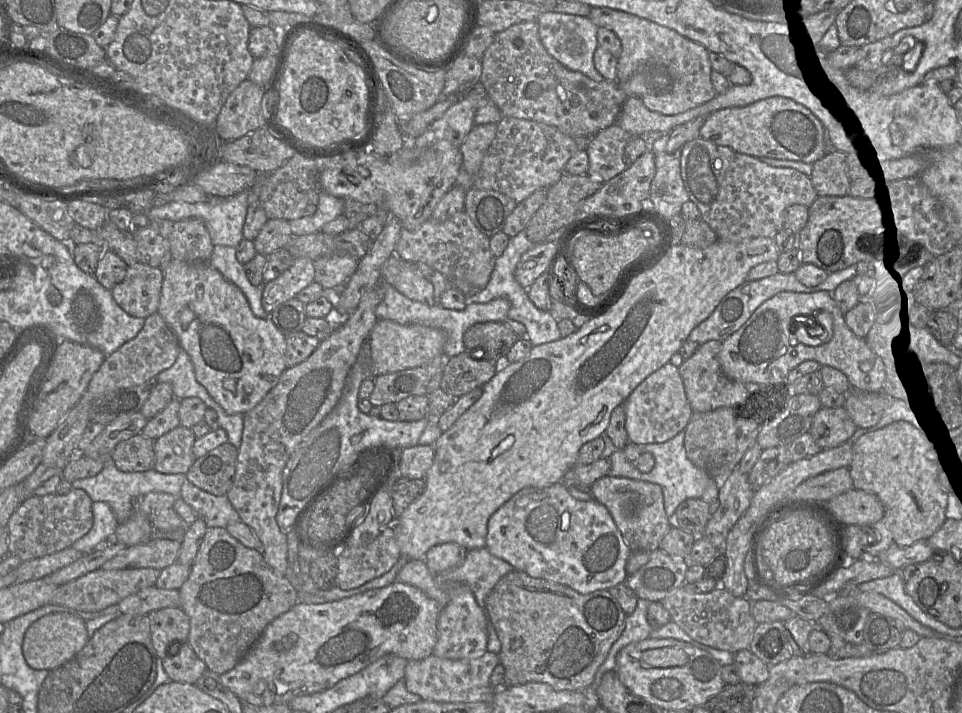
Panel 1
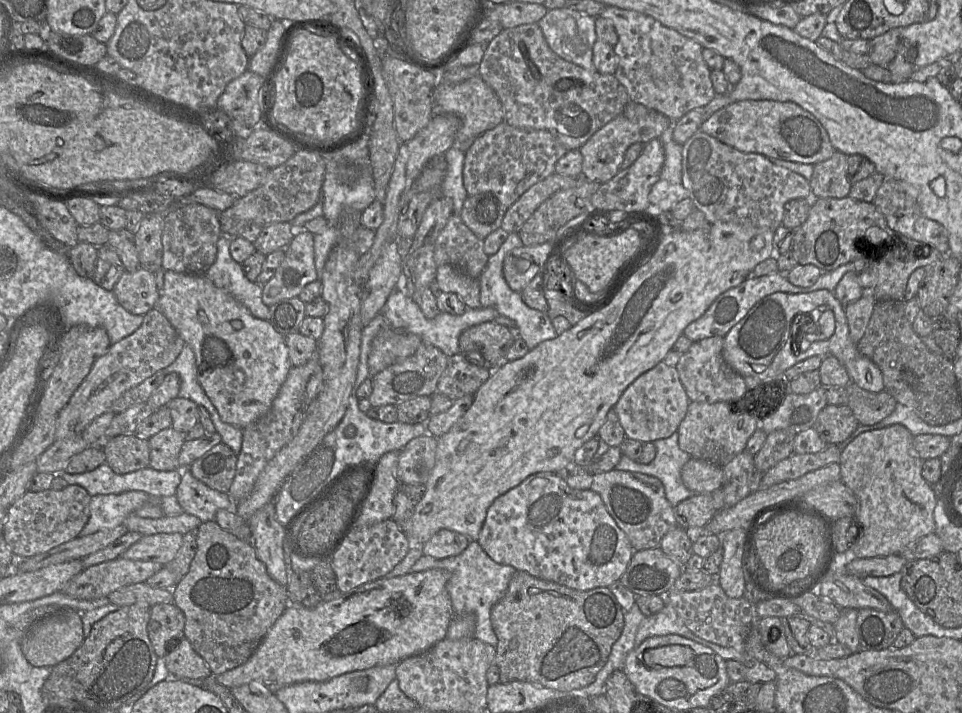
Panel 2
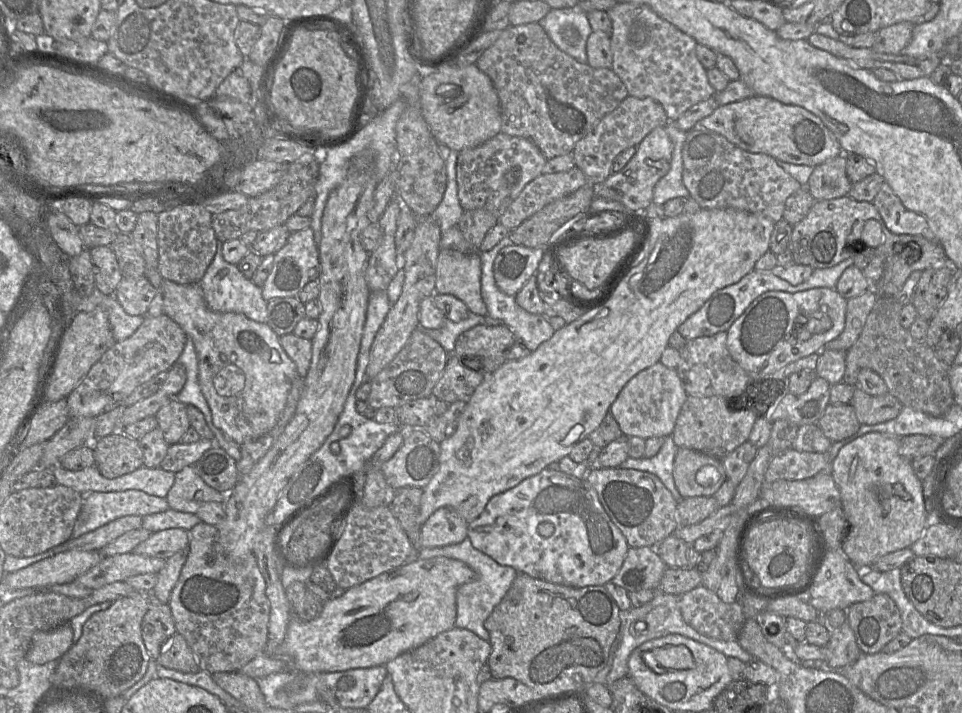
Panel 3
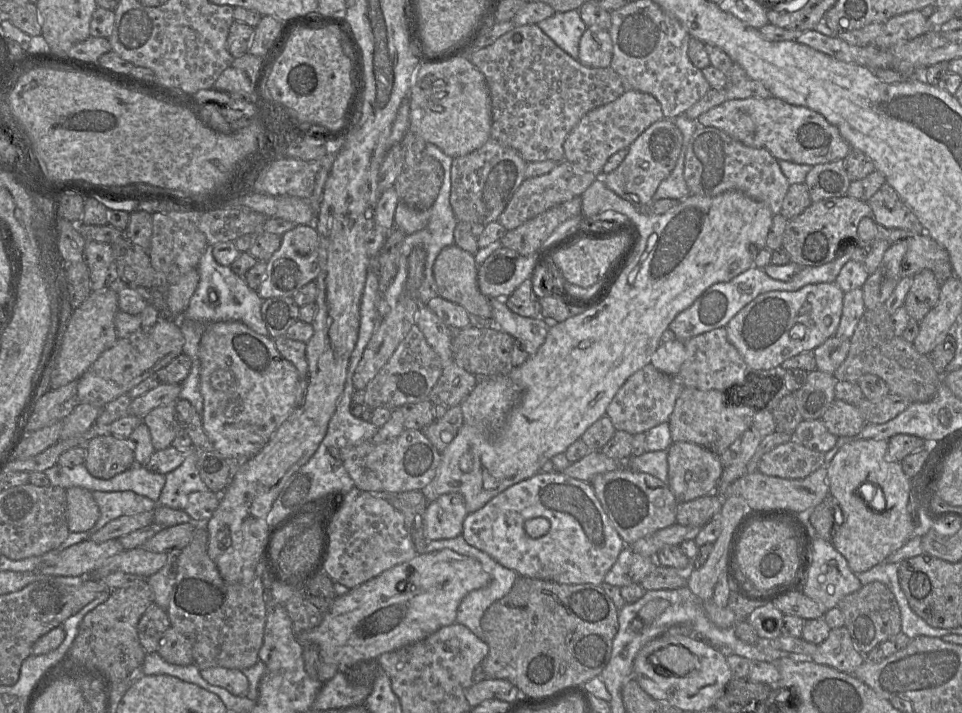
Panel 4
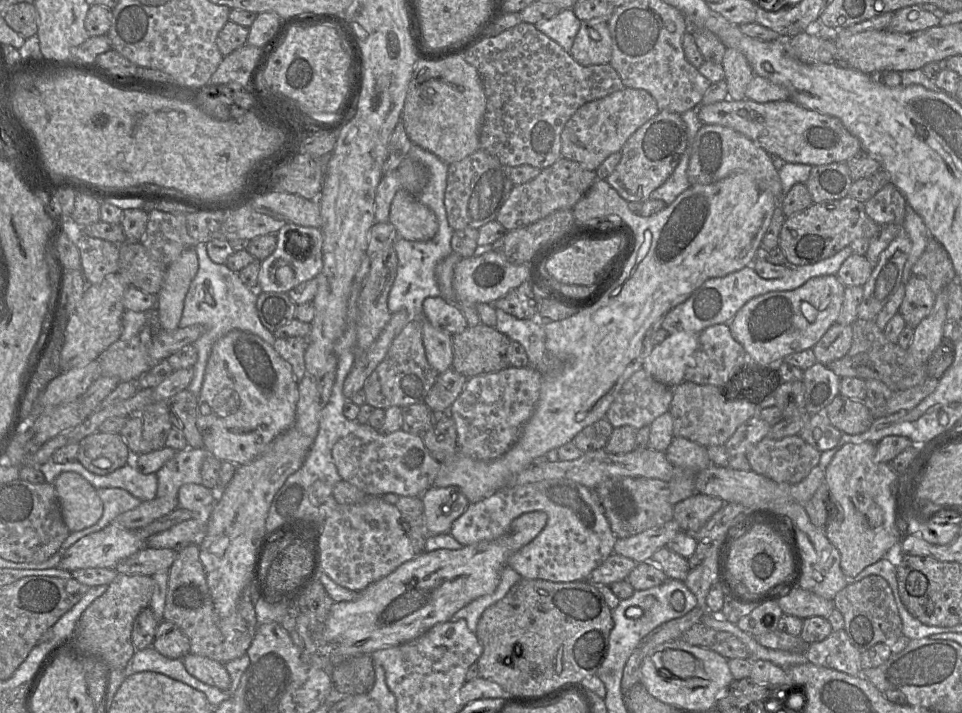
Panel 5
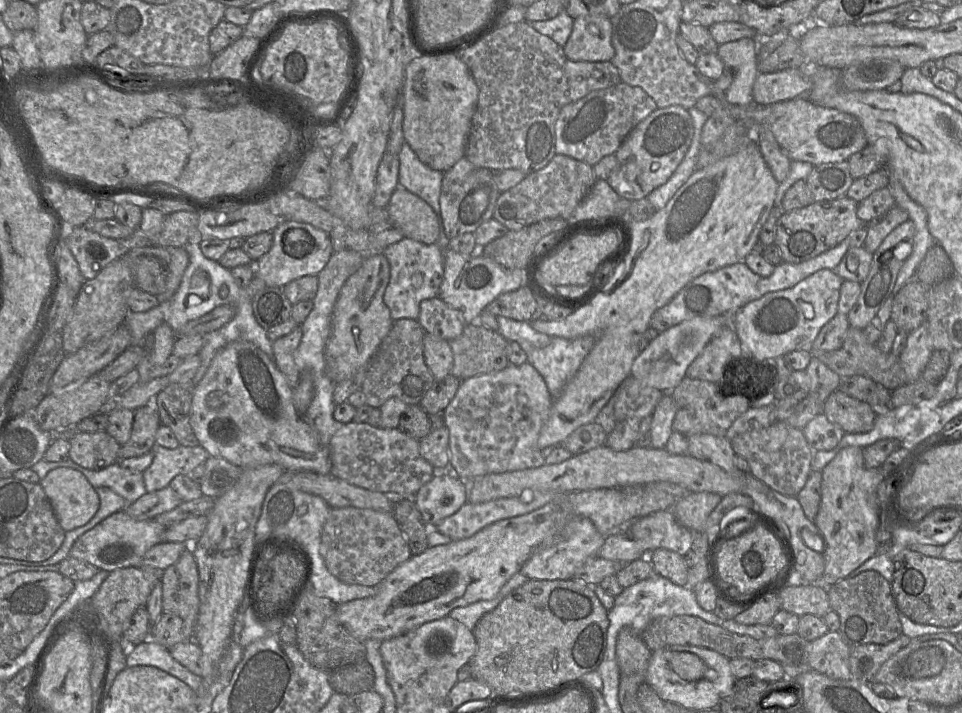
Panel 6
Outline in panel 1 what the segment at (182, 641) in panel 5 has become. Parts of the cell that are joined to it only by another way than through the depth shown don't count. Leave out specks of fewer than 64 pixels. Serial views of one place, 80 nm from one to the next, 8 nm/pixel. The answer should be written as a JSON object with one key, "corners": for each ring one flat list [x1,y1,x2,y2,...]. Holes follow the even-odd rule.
{"corners":[[188,641,183,642,177,654,167,655,163,667,170,680,195,684,207,670,207,666,194,652]]}

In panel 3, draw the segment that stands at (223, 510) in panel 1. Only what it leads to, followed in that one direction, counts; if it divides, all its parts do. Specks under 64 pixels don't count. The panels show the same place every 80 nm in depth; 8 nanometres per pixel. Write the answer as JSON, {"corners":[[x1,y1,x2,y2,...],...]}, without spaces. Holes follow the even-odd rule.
{"corners":[[189,465,175,473,174,483,165,498,171,509,196,514,202,502,224,503,226,494,207,485,194,465]]}

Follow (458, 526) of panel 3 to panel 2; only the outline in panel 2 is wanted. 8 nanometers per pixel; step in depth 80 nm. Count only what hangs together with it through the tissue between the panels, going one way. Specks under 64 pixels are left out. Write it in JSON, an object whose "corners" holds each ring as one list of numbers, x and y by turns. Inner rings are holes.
{"corners":[[441,529,422,544,423,555,445,559,461,554,468,546,467,536,448,529]]}

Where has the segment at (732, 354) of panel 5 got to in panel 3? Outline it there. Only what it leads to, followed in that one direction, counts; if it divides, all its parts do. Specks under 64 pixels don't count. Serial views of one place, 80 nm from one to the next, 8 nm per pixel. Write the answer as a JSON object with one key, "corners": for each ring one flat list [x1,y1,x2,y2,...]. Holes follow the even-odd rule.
{"corners":[[727,332,688,340,680,350,676,371,688,395,699,397,739,395,748,383,747,372,731,357,727,348]]}

